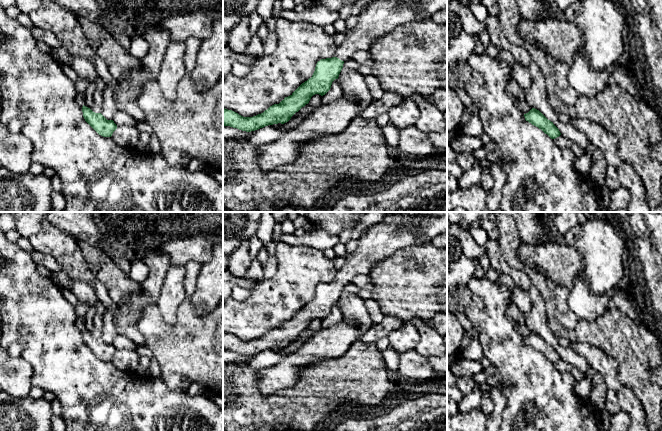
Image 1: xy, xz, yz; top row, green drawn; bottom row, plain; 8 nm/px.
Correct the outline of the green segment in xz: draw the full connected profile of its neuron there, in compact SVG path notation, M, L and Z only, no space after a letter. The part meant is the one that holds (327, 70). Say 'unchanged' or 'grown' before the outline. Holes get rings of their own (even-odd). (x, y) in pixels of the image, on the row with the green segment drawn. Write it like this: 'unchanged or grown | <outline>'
unchanged | M337 57L321 59L317 62L311 78L279 104L270 106L256 116L243 117L232 110L223 108L223 126L251 132L268 125L288 122L296 112L309 103L313 95L323 96L330 90L332 82L338 79L343 64L344 61Z

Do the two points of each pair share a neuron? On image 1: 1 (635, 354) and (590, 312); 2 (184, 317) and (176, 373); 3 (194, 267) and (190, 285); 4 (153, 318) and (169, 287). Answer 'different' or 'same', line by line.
1: different
2: same
3: same
4: different

